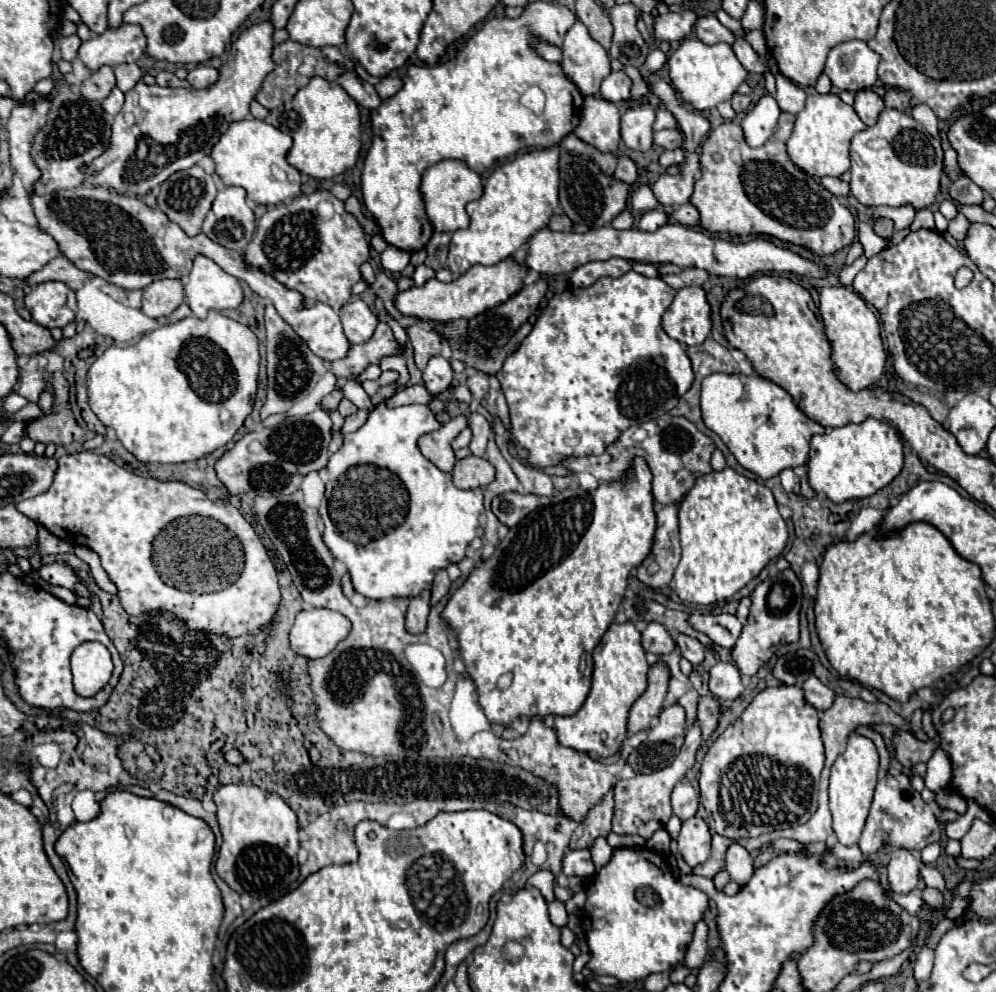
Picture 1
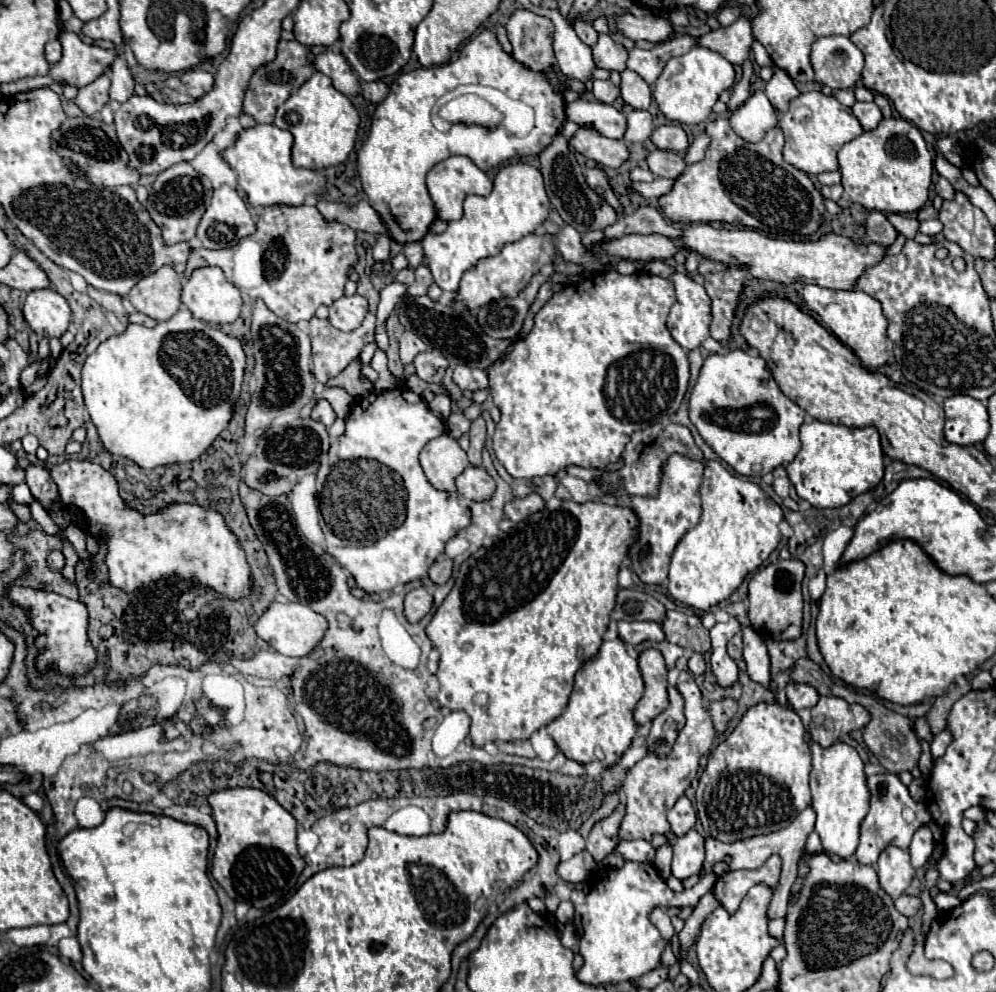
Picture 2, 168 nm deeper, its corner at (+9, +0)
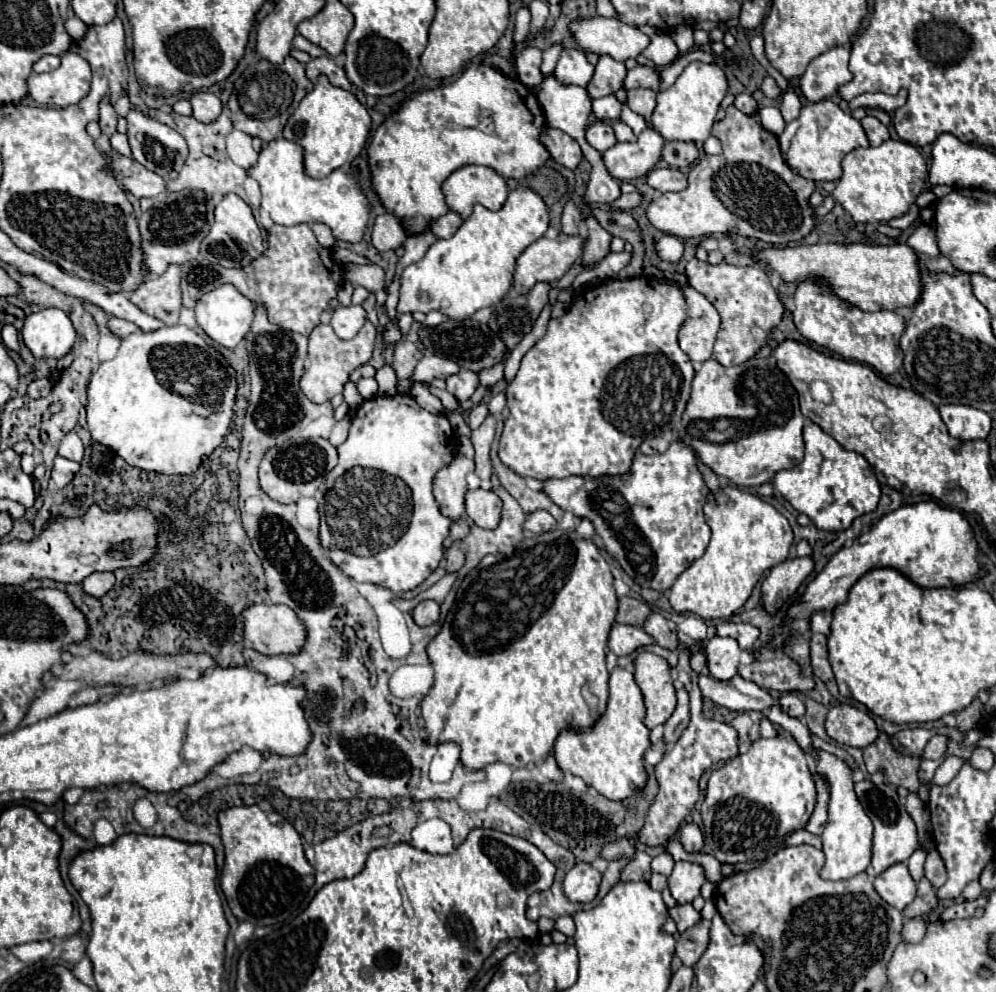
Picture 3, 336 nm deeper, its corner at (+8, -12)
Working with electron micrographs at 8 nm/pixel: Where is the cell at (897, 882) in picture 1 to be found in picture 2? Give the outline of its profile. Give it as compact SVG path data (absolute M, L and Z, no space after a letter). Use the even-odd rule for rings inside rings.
M888 846L880 854L876 870L878 870L882 890L892 898L900 898L914 878L914 868L910 866L908 850L896 846Z

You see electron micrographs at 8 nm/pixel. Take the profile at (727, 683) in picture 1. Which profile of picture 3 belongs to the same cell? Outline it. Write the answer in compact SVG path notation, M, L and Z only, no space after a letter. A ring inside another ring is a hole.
M715 636L707 642L707 666L713 678L731 680L737 674L741 648L733 638Z

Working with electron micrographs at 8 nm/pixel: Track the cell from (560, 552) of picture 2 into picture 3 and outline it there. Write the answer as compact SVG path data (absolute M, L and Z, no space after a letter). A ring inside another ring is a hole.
M549 530L545 534L523 540L511 556L501 556L501 554L485 556L479 562L479 566L475 566L461 582L461 586L457 590L457 598L455 598L439 634L427 646L431 666L435 668L435 684L431 686L429 694L421 702L421 716L425 720L427 732L431 734L429 742L431 744L439 744L439 742L447 742L447 740L457 742L461 746L461 762L469 770L479 770L493 762L505 762L513 768L521 768L531 762L543 760L549 754L555 738L559 736L559 732L563 728L567 728L567 726L589 728L589 724L593 722L589 704L585 702L585 696L583 696L585 682L591 684L591 692L599 700L599 706L597 706L599 714L603 714L603 710L607 706L609 672L605 666L605 654L607 654L607 636L615 622L615 614L617 614L617 594L613 588L613 576L611 576L607 560L603 558L601 550L595 546L593 540L579 540L569 530L553 530L553 532Z

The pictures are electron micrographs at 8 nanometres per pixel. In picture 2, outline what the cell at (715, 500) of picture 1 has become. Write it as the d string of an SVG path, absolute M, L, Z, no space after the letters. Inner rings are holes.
M714 460L706 462L704 466L704 482L700 494L704 512L698 526L694 530L688 530L674 550L668 574L668 592L674 600L708 612L712 606L720 604L722 600L728 600L732 592L742 584L742 580L774 552L782 538L778 524L782 522L784 514L782 508L758 484L728 472L720 462Z

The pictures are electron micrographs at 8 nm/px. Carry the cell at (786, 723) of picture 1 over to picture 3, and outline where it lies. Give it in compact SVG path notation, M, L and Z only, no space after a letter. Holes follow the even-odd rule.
M777 734L773 738L759 738L759 742L751 742L745 754L735 756L725 762L721 768L715 768L709 776L709 786L705 800L701 804L703 818L703 836L709 852L727 864L749 862L763 856L767 850L781 844L789 834L805 828L813 808L815 808L815 780L807 766L807 756L795 742L791 734Z

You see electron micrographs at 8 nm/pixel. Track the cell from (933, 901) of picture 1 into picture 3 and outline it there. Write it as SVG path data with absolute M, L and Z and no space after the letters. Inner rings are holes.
M905 918L901 936L905 942L919 942L925 936L927 922L923 918Z

